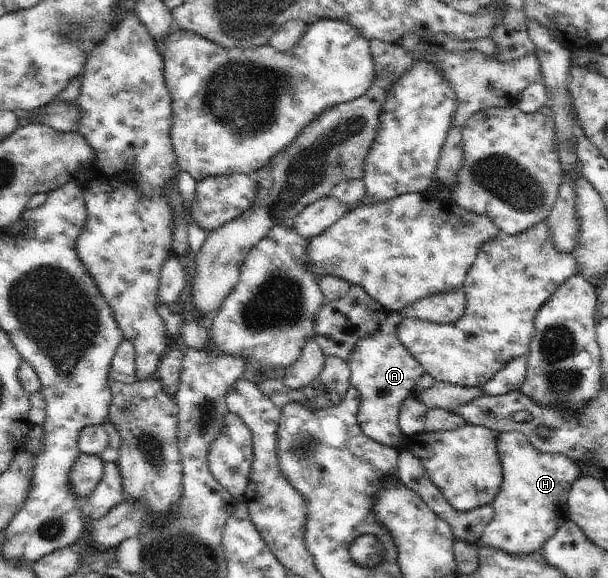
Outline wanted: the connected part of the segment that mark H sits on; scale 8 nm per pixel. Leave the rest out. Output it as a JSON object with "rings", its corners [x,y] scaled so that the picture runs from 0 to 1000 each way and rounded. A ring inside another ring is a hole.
{"rings":[[[821,747],[817,753],[817,782],[827,808],[827,830],[824,836],[824,844],[817,853],[817,858],[811,863],[811,879],[813,891],[809,893],[809,901],[799,910],[796,915],[793,929],[785,938],[783,950],[789,950],[789,945],[801,948],[819,948],[829,955],[839,955],[840,958],[852,958],[854,962],[859,958],[870,958],[872,955],[888,952],[890,946],[914,922],[914,917],[928,901],[933,900],[933,867],[936,858],[938,844],[944,832],[951,827],[957,825],[956,815],[969,810],[970,806],[964,806],[961,803],[951,803],[949,799],[942,799],[936,791],[931,791],[926,784],[888,784],[882,775],[878,775],[865,754],[859,747]]]}

